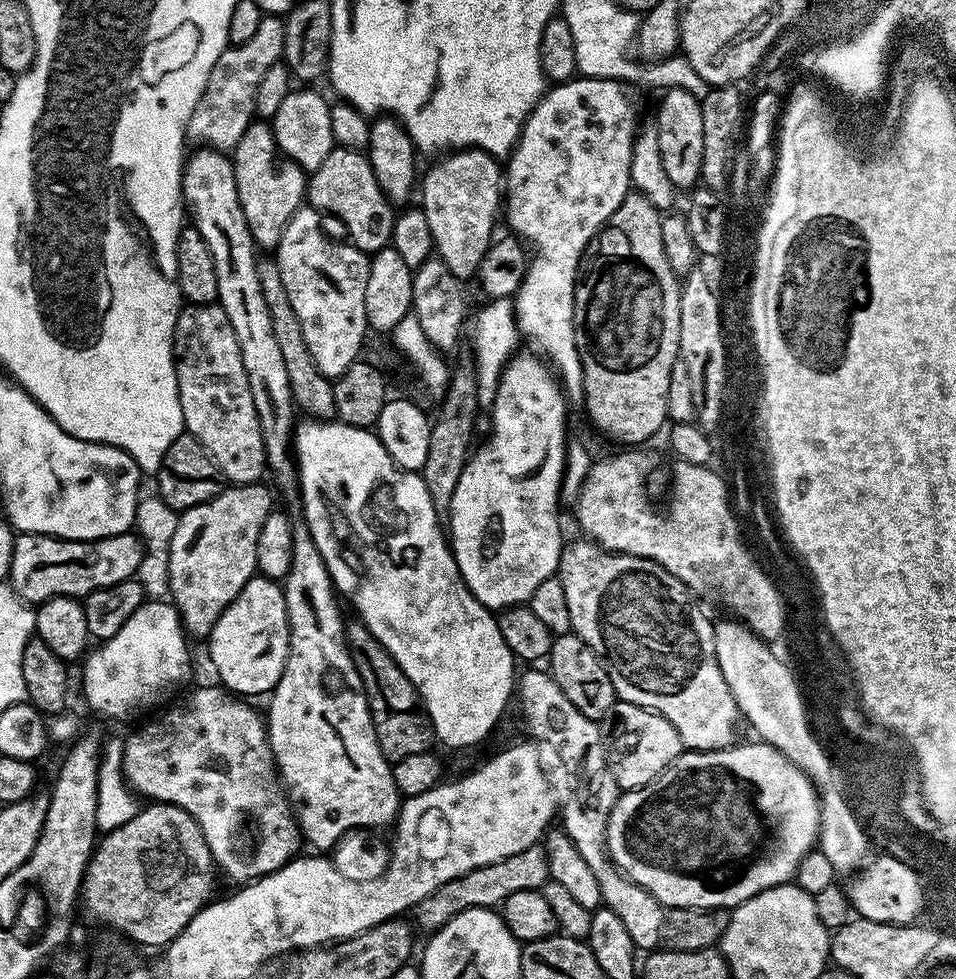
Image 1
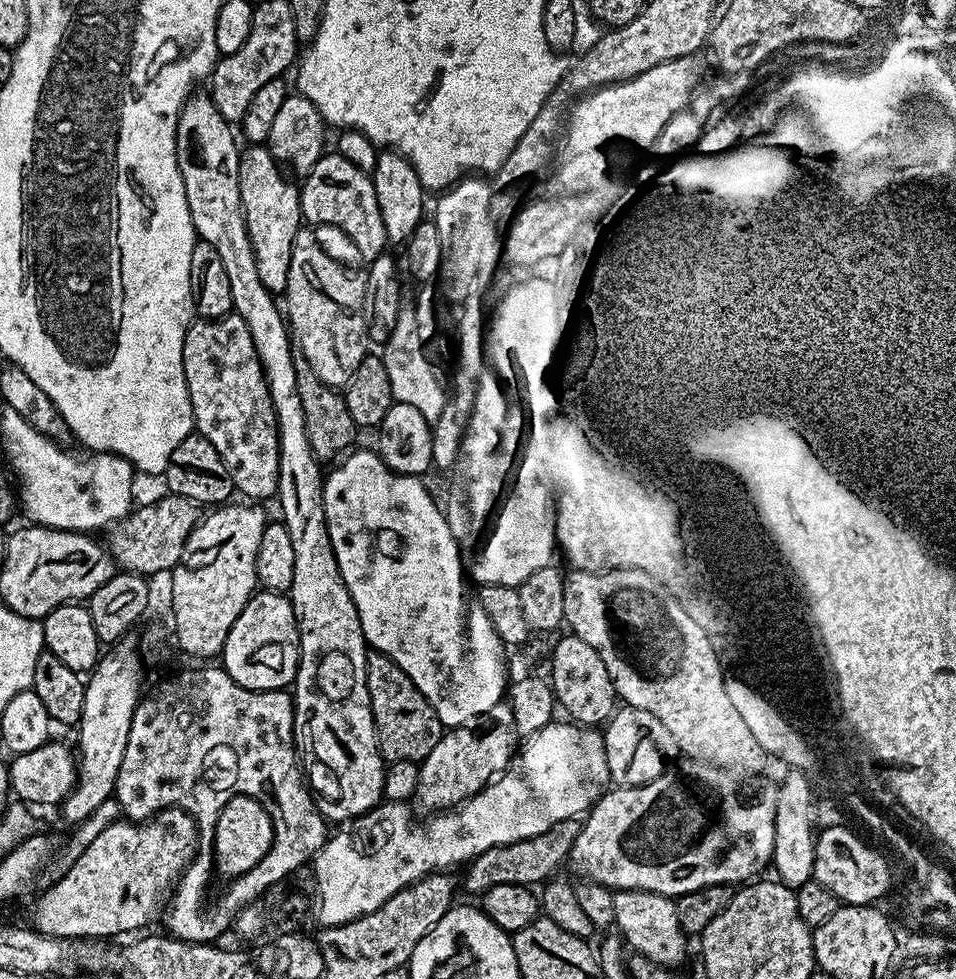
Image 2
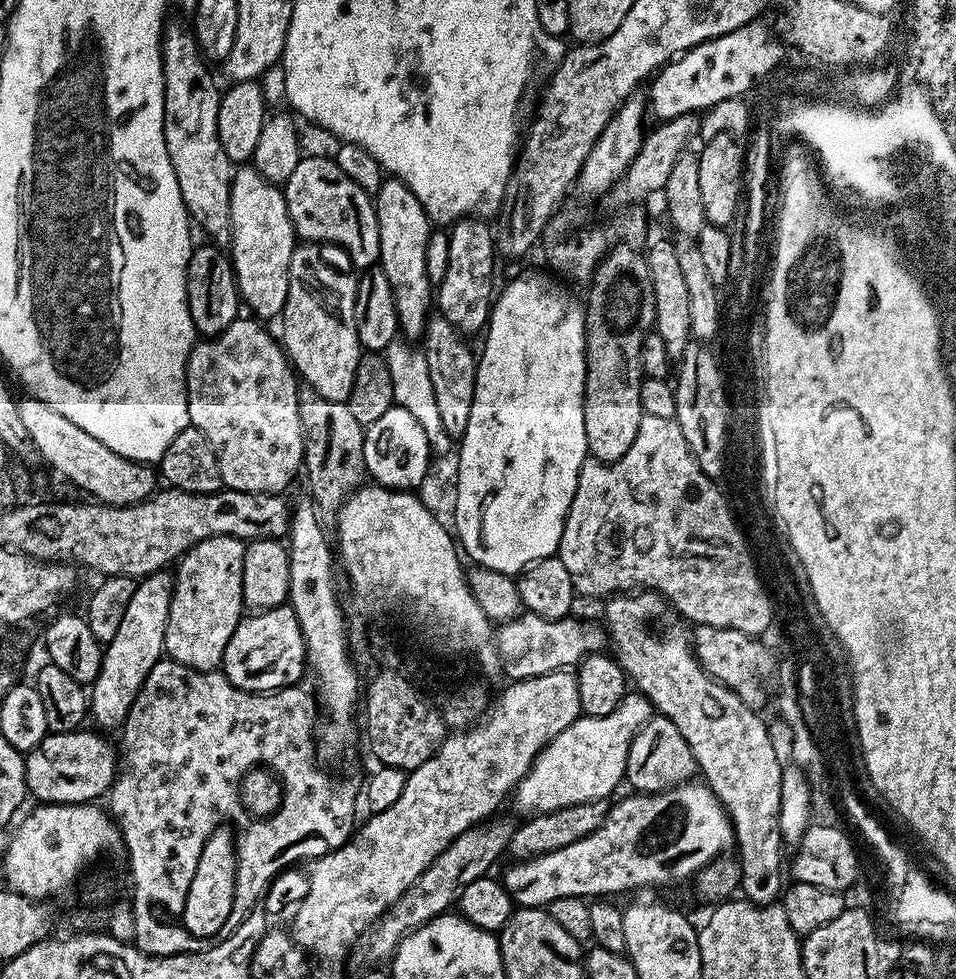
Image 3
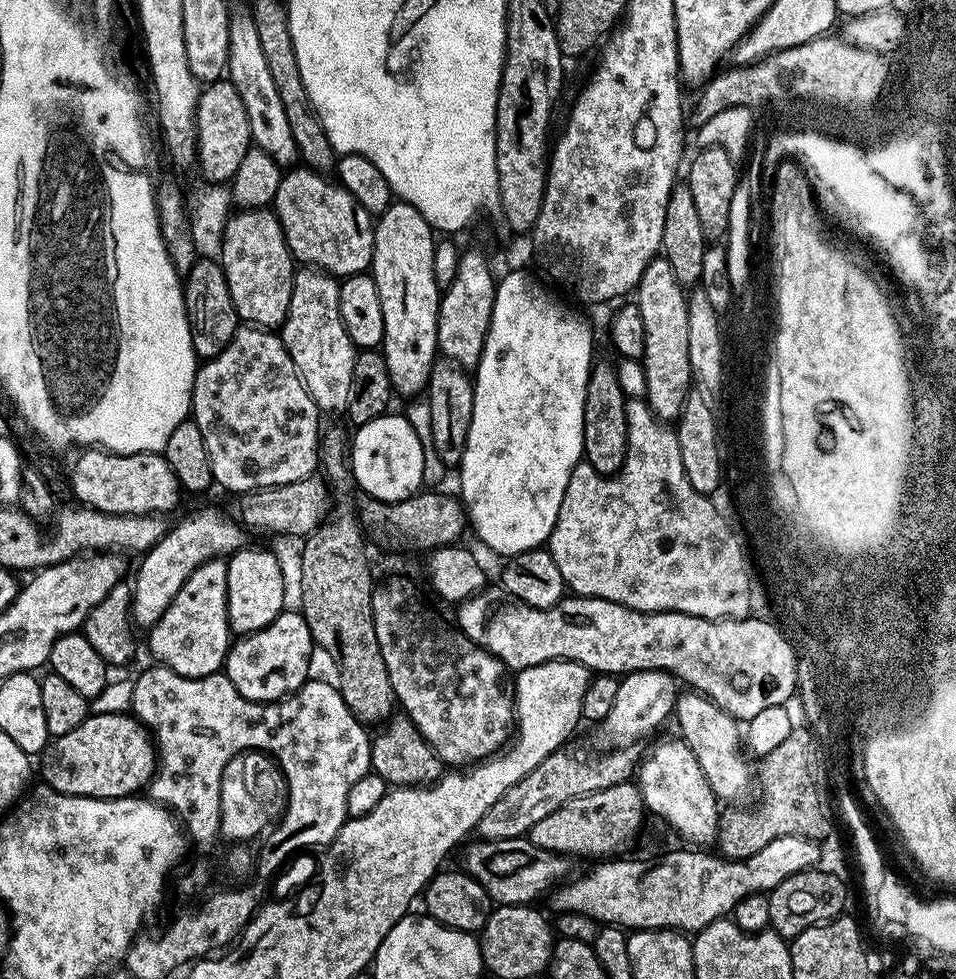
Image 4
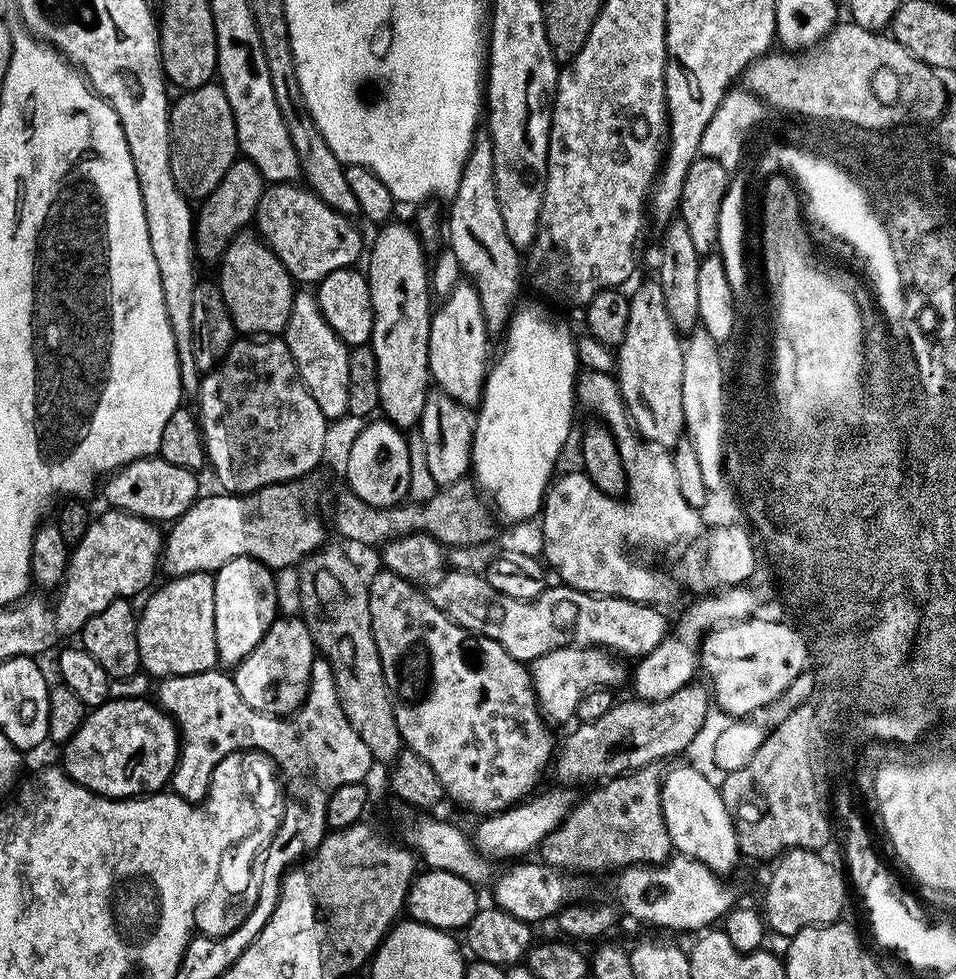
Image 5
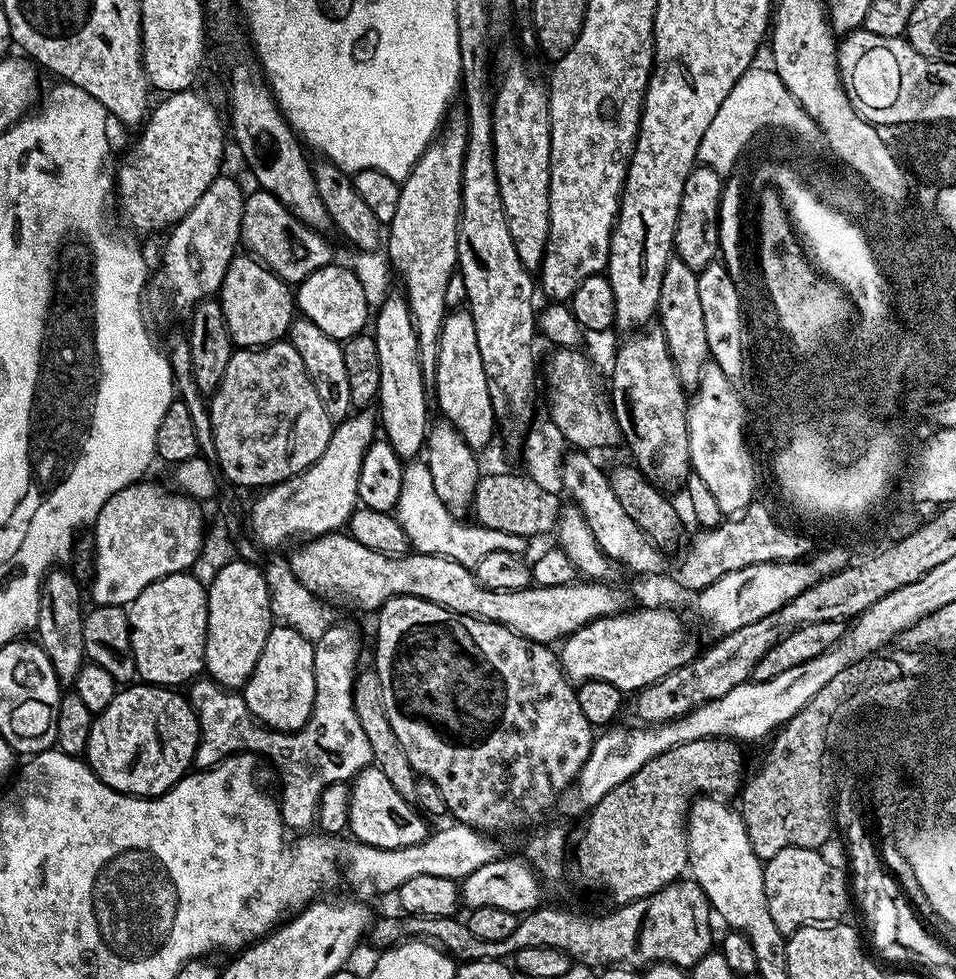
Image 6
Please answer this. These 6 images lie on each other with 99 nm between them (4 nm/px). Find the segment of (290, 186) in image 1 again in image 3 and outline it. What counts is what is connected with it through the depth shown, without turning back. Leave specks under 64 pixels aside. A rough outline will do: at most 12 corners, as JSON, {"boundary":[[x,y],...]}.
{"boundary":[[254,166],[230,186],[230,259],[245,309],[283,313],[298,237]]}

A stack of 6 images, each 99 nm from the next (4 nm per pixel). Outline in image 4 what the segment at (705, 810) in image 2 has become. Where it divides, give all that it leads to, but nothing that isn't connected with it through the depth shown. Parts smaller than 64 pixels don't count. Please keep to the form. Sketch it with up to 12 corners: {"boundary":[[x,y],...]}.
{"boundary":[[523,836],[477,839],[462,868],[496,906],[531,905],[573,861]]}

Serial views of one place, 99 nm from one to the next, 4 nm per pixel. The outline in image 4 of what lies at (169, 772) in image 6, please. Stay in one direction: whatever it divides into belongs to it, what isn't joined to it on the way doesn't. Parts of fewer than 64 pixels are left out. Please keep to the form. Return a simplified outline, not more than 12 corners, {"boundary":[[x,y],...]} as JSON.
{"boundary":[[93,711],[38,756],[62,794],[119,800],[158,769],[147,727]]}

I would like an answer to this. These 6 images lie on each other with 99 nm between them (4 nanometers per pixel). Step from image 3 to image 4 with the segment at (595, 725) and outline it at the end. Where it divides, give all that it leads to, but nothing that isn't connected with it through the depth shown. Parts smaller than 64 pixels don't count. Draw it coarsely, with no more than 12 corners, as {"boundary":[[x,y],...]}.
{"boundary":[[629,672],[599,721],[600,748],[641,741],[673,715],[677,681]]}

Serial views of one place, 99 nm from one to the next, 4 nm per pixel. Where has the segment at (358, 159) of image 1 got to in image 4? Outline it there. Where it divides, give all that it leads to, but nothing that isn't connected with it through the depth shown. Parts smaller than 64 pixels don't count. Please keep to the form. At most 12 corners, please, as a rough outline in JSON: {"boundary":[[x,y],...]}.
{"boundary":[[312,168],[271,207],[293,261],[337,278],[371,269],[374,218]]}

